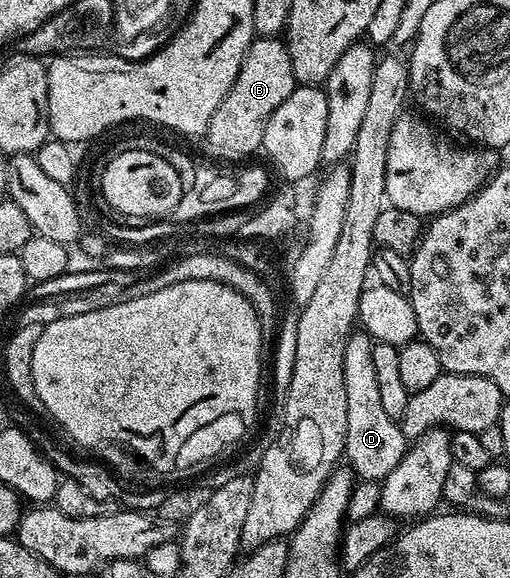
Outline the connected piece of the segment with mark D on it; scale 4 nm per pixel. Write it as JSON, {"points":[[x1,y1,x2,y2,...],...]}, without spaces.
{"points":[[366,332,352,333,345,344,345,420,347,421,347,445,345,462,353,471,356,479,365,482,379,482,397,464,401,456,407,454,408,438,403,434,403,427,396,419,385,412,381,404,381,388,377,388,377,371,373,369,373,339]]}

